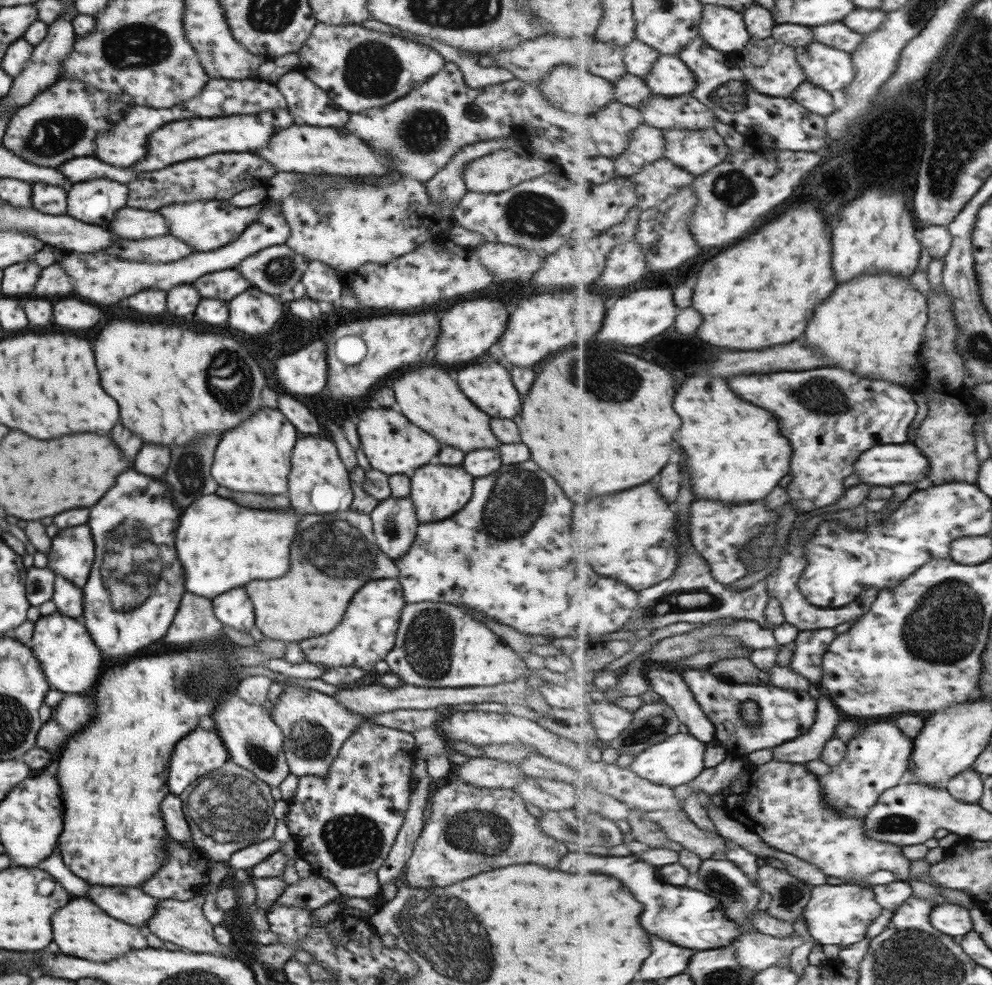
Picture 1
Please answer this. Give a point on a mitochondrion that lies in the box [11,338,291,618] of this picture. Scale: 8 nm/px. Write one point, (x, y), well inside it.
(127, 588)

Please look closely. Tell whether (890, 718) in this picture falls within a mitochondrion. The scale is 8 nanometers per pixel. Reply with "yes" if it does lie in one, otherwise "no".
no

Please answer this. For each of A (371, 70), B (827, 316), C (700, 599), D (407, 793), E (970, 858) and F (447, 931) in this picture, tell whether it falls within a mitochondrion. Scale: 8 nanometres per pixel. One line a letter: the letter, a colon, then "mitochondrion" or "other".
A: mitochondrion
B: other
C: mitochondrion
D: other
E: other
F: mitochondrion

